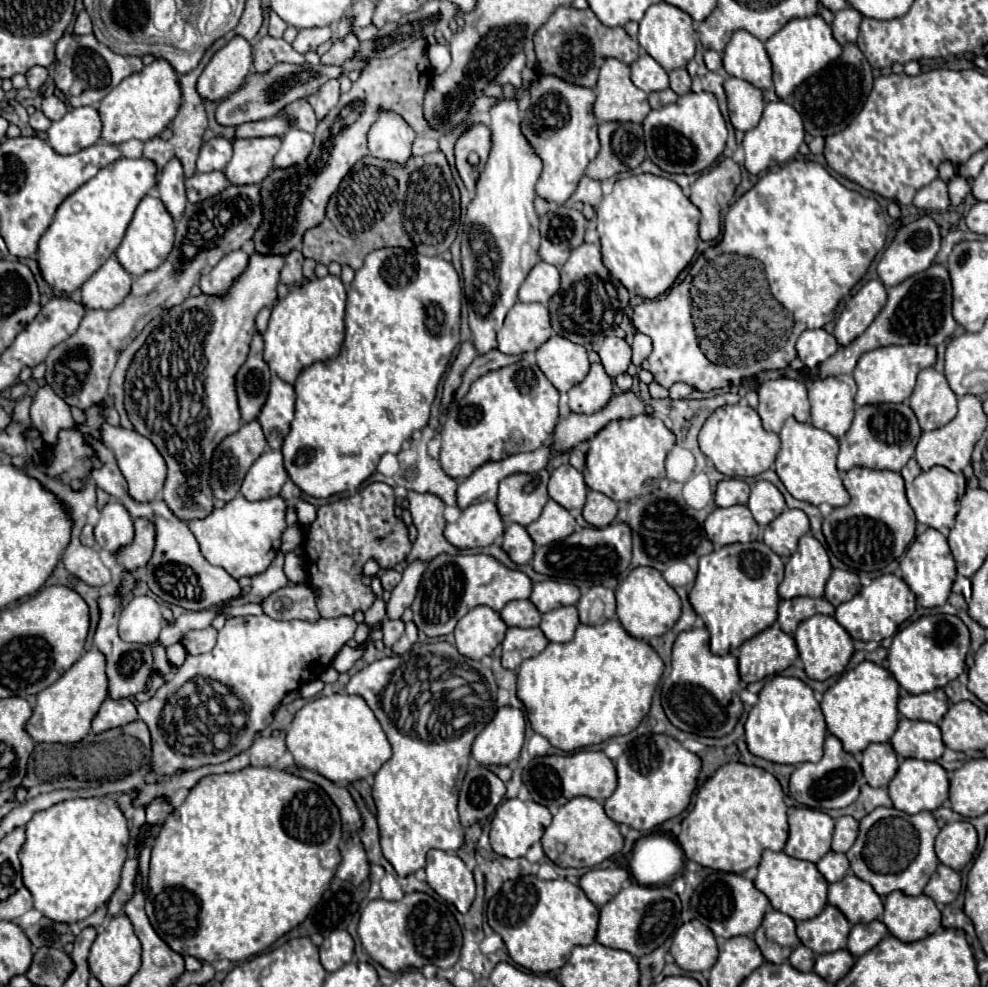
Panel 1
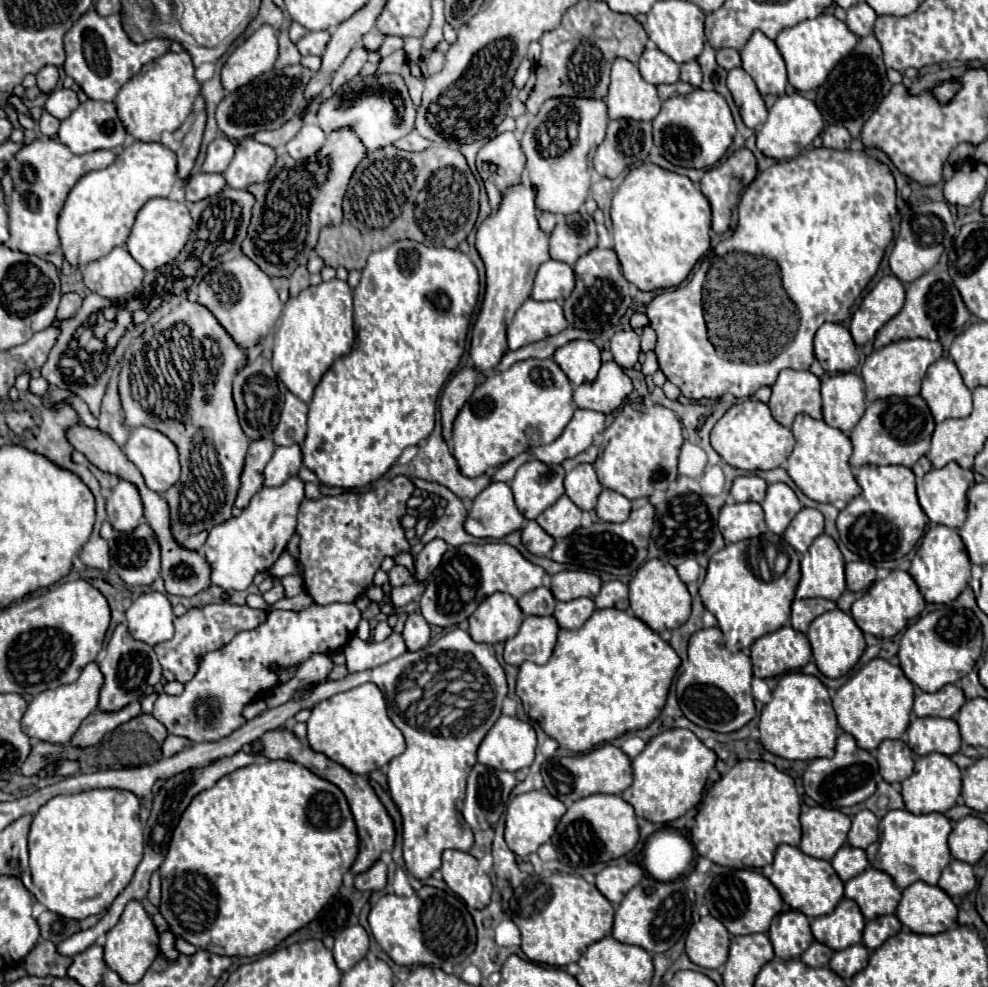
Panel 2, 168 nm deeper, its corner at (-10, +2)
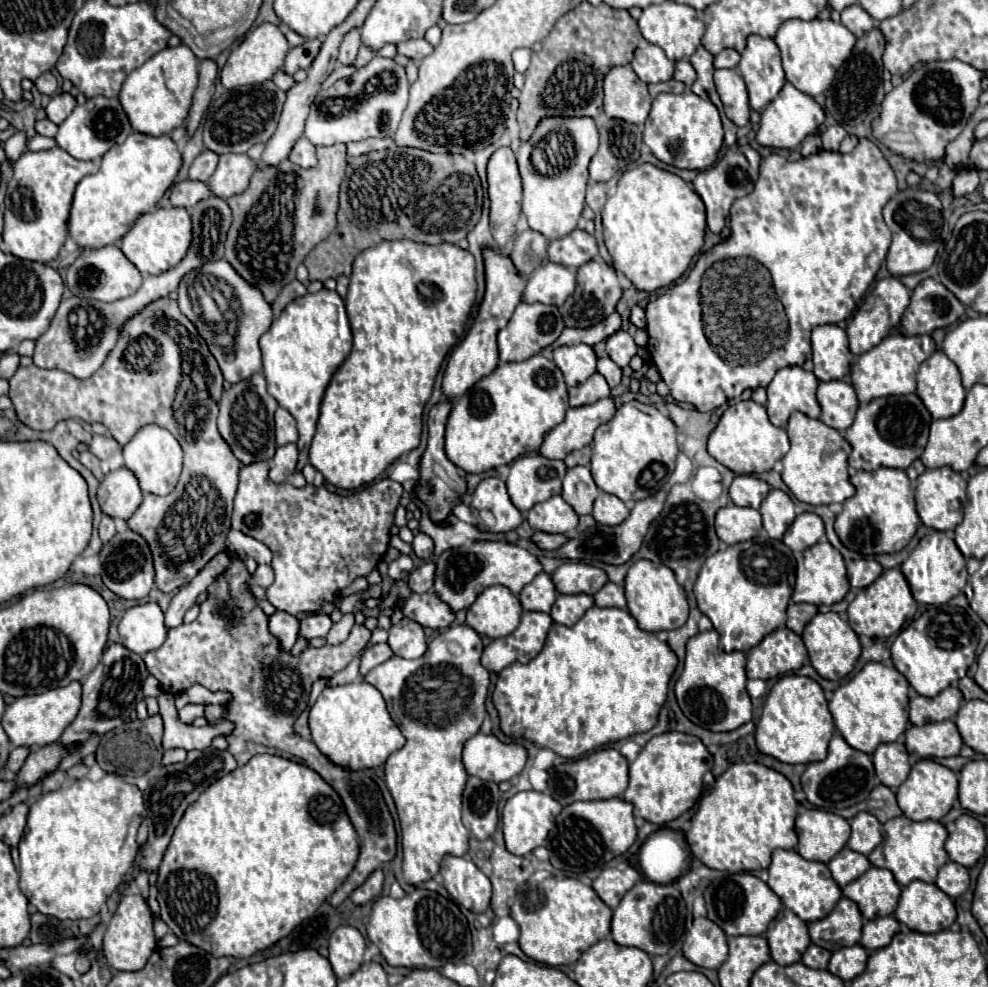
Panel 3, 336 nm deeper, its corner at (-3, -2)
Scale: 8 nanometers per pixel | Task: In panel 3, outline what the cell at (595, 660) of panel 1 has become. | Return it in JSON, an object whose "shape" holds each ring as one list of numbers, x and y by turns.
{"shape":[[594,606,570,628,554,624,548,632,544,650,534,660,528,664,514,662,504,668,498,674,492,700,500,714,504,734,528,738,562,758,580,758,604,744,648,732,658,720,676,664,678,658,670,646,660,642,654,634,640,630,626,610]]}

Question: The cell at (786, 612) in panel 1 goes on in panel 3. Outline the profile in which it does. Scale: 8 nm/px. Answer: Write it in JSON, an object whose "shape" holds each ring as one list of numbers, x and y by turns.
{"shape":[[790,602,788,604,788,622,786,626,796,632,796,634,802,634,804,626,818,614,818,608,814,604,796,604,796,602]]}

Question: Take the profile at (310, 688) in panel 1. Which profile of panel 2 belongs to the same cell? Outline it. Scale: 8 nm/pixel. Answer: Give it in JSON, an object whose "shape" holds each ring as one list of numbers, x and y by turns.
{"shape":[[391,634,385,642,373,642,367,644,363,640,359,640,357,636,353,636,343,652,347,656,347,668,349,672,359,672,359,670,369,670,375,666,381,666,397,656,401,656,405,652,405,642,401,638,401,634]]}

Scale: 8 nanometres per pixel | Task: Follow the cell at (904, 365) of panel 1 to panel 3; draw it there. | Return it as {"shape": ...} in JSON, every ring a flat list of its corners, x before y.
{"shape":[[892,334,872,350,858,356,856,364,852,366,852,386,856,388,860,404,868,404,872,398,916,392,916,372,920,364,934,354,934,350,934,340,930,336,906,338,900,334]]}

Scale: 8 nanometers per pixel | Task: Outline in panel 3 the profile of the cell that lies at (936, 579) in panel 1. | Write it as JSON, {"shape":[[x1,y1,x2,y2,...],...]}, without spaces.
{"shape":[[938,530,928,532,918,542,918,546,912,550,908,560,900,566,900,570,910,584,912,596,922,604,934,604,934,606,946,604,950,598,958,596,968,582,966,558,960,554,956,542,946,532,938,532]]}

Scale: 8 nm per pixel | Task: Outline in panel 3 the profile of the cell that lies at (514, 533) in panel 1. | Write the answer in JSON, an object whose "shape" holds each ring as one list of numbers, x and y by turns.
{"shape":[[534,532,532,536,532,542,544,550,544,552,552,552,552,550,558,550,568,538,564,534,546,534,546,532]]}

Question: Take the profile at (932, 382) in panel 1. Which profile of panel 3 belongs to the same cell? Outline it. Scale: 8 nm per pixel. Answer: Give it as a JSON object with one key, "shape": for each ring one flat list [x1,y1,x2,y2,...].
{"shape":[[934,352,922,362,918,374,918,398,924,402,932,418,952,418,956,416,966,398,966,390,960,382,960,372,944,352]]}

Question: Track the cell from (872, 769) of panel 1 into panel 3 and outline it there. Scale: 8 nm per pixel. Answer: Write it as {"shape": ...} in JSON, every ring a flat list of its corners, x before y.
{"shape":[[904,742,880,744,874,754,872,762,876,768,876,776,884,786,900,786,910,774,910,760]]}

